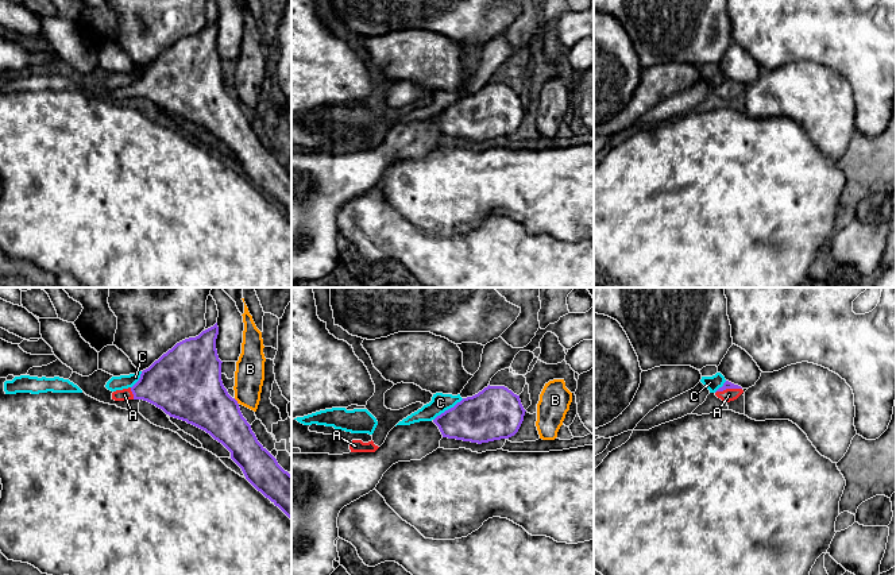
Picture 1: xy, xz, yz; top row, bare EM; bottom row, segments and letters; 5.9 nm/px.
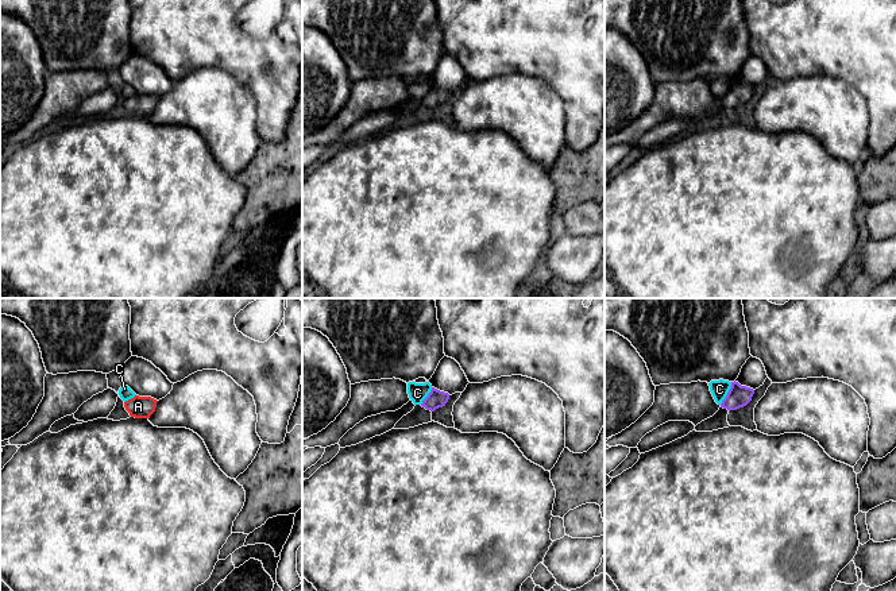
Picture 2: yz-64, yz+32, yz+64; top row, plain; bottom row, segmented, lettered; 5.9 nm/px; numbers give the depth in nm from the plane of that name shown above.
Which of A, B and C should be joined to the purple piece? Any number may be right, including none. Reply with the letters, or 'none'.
A

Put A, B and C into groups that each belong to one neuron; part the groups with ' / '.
A / B / C

